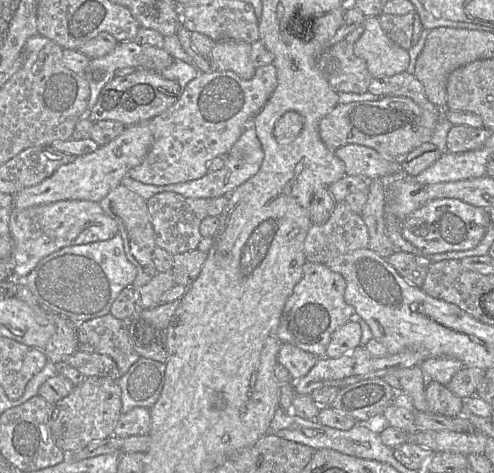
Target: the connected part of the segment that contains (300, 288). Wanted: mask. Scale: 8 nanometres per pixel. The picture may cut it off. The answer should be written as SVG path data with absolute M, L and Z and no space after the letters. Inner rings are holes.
M306 261L301 280L287 298L277 329L283 344L294 345L317 357L325 356L332 333L347 323L354 308L344 300L346 282L343 276L325 264Z

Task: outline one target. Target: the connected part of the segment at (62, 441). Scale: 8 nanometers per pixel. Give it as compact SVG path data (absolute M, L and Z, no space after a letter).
M86 377L68 396L49 405L48 426L54 443L68 455L92 441L112 436L121 414L121 390L118 382L107 377Z

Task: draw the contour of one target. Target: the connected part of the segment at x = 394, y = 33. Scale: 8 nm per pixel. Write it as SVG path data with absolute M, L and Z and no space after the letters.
M415 11L405 15L381 14L378 19L385 34L407 51L417 44L424 29Z

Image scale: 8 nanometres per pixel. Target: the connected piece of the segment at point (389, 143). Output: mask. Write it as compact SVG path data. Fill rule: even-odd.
M384 97L381 100L376 101L365 101L365 102L352 102L348 104L338 104L329 114L327 114L319 123L319 136L322 140L322 142L331 150L335 150L337 148L340 148L342 146L348 145L348 144L359 144L363 145L369 148L374 149L379 154L383 155L385 158L387 158L390 161L398 161L401 165L402 158L404 158L407 154L409 154L412 150L417 148L423 143L430 142L431 137L433 135L433 131L429 128L426 128L424 126L424 115L421 110L421 108L412 100L405 98L405 97Z

